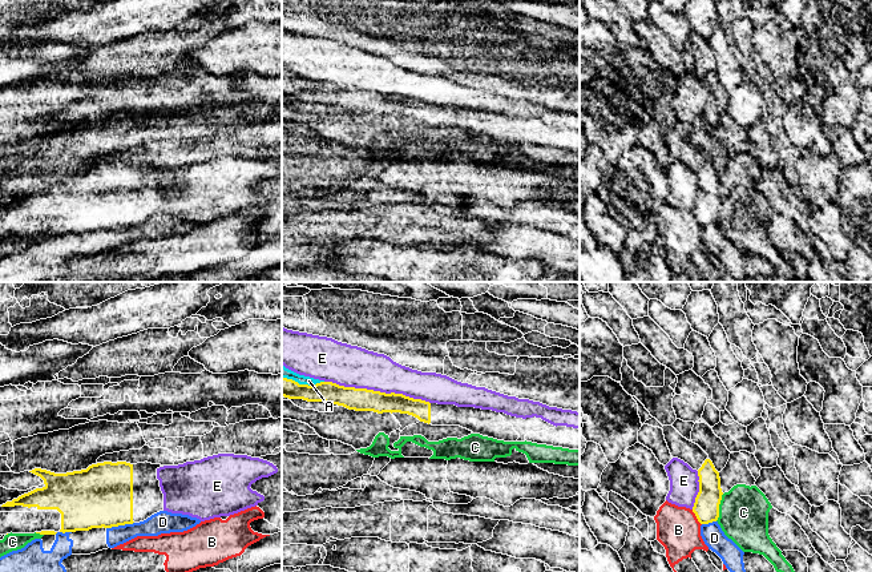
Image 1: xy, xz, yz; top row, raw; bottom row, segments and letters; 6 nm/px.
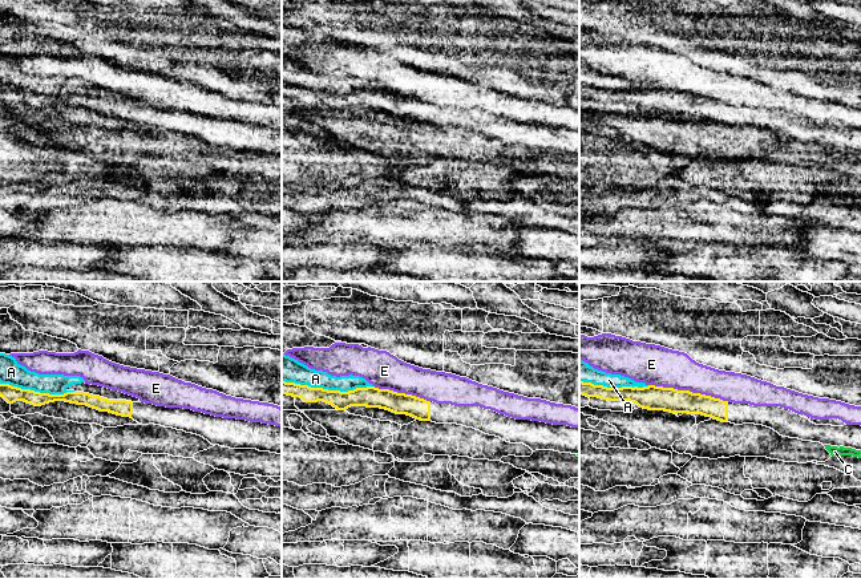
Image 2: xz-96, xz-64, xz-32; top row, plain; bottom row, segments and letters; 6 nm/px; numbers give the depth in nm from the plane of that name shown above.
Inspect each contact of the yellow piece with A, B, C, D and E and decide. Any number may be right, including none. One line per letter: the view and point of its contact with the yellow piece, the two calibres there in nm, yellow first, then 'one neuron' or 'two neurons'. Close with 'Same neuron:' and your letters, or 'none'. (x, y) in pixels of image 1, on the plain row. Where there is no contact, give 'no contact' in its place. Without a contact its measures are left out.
A: meets yellow in xz at (303, 87); 130 nm thick on the yellow side, 70 nm on the other; two neurons
B: meets yellow in yz at (697, 220); 160 nm thick on the yellow side, 260 nm on the other; two neurons
C: meets yellow in yz at (718, 209); 160 nm thick on the yellow side, 300 nm on the other; two neurons
D: meets yellow in xy at (120, 226); 380 nm thick on the yellow side, 130 nm on the other; two neurons
E: meets yellow in xz at (378, 93); 140 nm thick on the yellow side, 260 nm on the other; two neurons
Same neuron: none

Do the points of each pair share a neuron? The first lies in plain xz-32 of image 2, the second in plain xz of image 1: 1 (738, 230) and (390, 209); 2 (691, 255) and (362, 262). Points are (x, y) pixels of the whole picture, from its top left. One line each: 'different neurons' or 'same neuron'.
1: same neuron
2: same neuron

